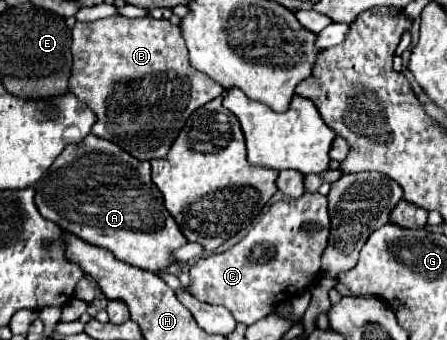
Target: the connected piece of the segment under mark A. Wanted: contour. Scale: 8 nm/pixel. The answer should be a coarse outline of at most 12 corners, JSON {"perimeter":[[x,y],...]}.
{"perimeter":[[85,136],[35,184],[43,218],[163,272],[187,244],[151,164]]}

